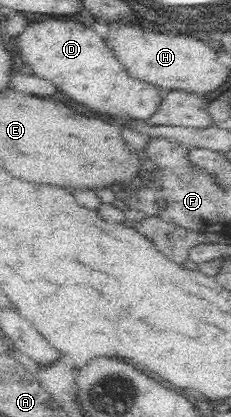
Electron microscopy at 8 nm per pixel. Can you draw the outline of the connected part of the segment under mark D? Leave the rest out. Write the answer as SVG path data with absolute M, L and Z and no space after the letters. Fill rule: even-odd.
M39 16L38 21L31 21L19 34L19 56L35 76L53 82L71 100L105 114L146 121L159 106L157 88L129 78L101 38L89 28L71 20Z

